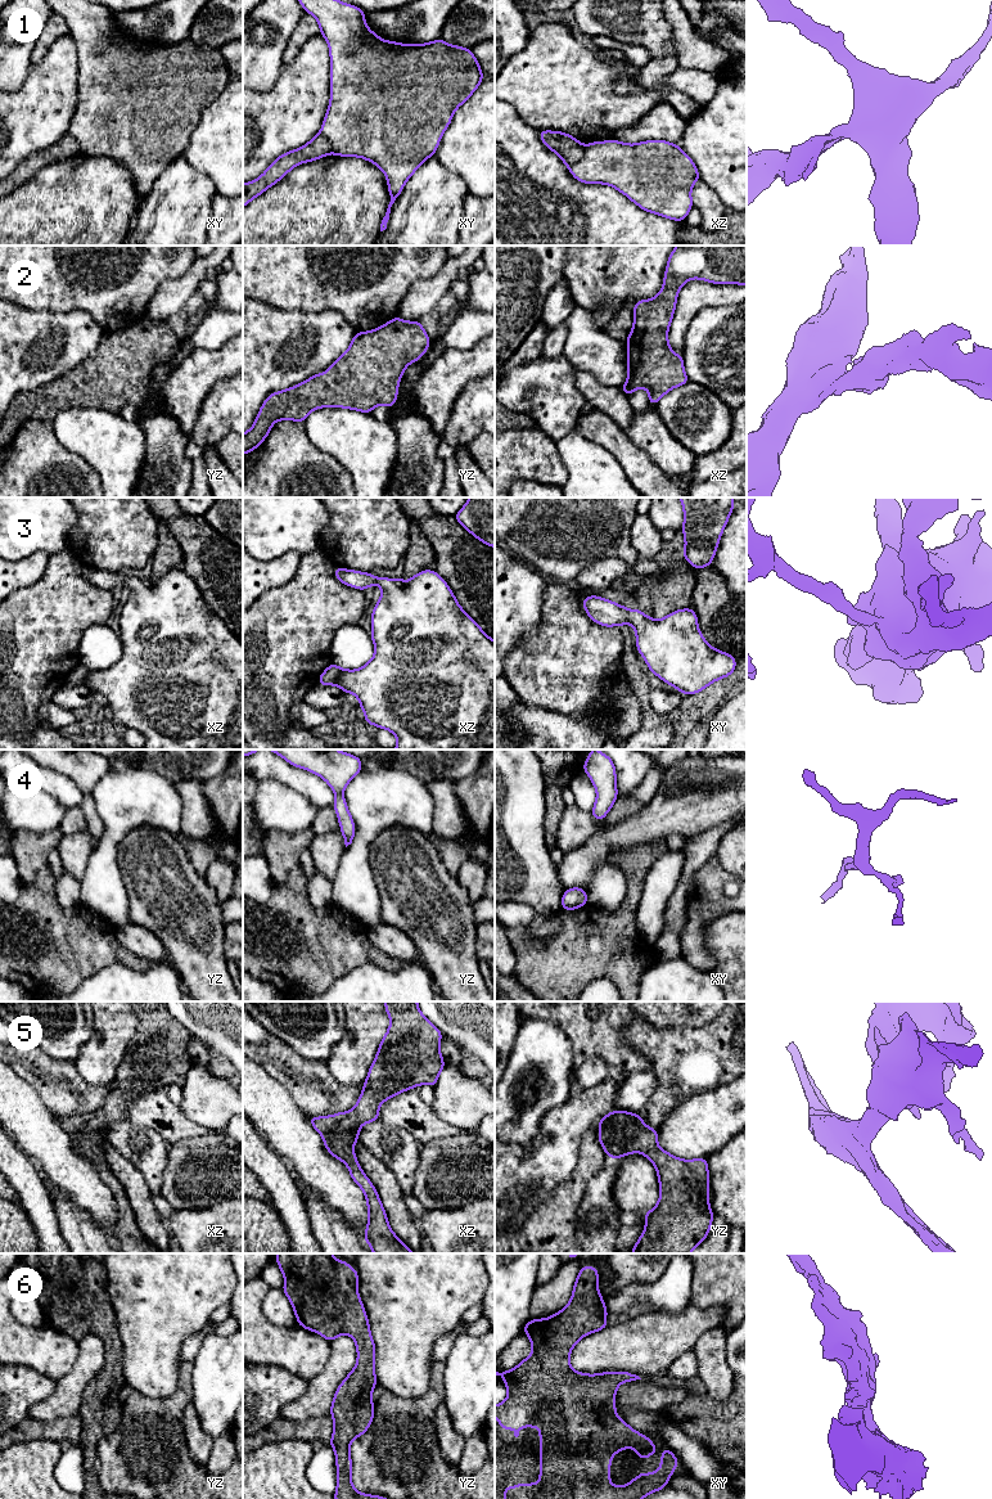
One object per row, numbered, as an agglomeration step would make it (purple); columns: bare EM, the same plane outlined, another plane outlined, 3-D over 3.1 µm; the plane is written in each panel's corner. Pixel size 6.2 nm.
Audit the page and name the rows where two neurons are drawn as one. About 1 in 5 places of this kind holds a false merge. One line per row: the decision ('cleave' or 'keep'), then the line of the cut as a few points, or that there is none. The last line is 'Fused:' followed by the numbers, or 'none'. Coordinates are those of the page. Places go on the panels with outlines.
1: cleave | xz (585, 145), (584, 154), (569, 169)
2: keep | no cut
3: keep | no cut
4: keep | no cut
5: keep | no cut
6: keep | no cut
Fused: 1

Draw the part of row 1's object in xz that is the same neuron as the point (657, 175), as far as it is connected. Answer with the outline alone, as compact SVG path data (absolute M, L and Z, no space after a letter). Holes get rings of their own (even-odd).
M666 140L590 143L569 171L583 184L610 185L641 210L678 222L693 208L691 188L700 180L693 159Z

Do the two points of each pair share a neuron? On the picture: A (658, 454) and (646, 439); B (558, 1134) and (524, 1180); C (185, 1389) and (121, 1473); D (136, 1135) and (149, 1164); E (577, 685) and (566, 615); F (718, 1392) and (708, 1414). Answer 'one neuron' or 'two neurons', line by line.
A: one neuron
B: one neuron
C: one neuron
D: one neuron
E: one neuron
F: two neurons

